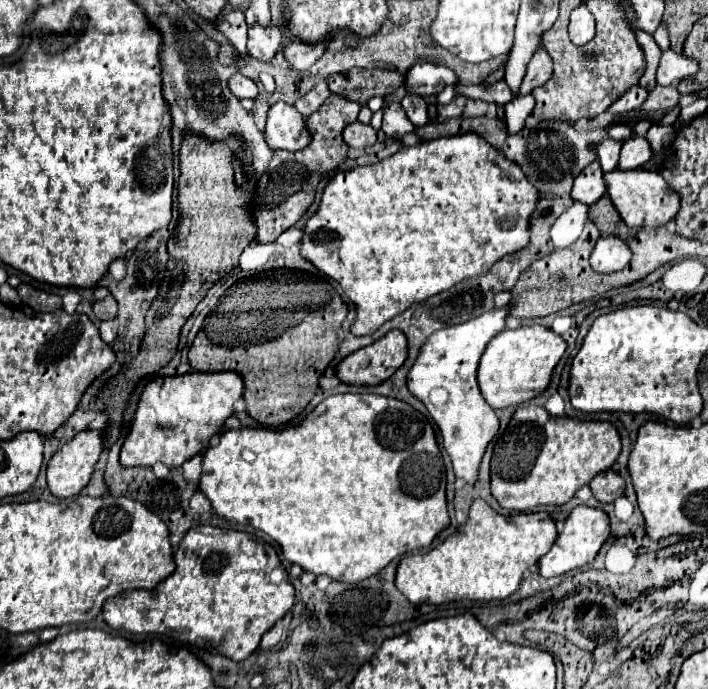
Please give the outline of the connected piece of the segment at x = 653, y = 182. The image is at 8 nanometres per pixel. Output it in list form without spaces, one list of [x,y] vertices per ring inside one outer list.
[[[613,170],[603,178],[607,182],[607,194],[629,228],[661,228],[667,226],[679,212],[679,194],[669,188],[657,170]]]

